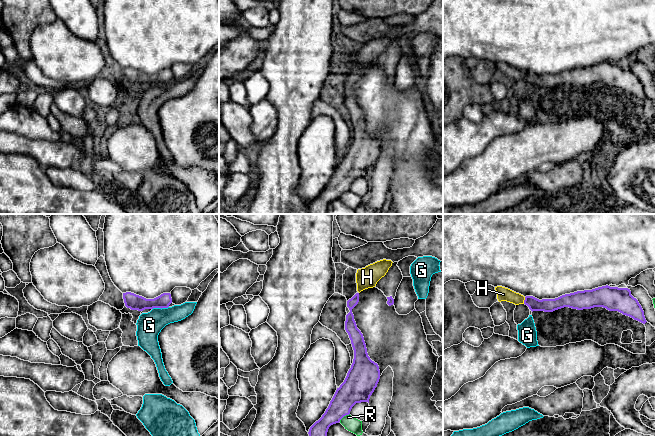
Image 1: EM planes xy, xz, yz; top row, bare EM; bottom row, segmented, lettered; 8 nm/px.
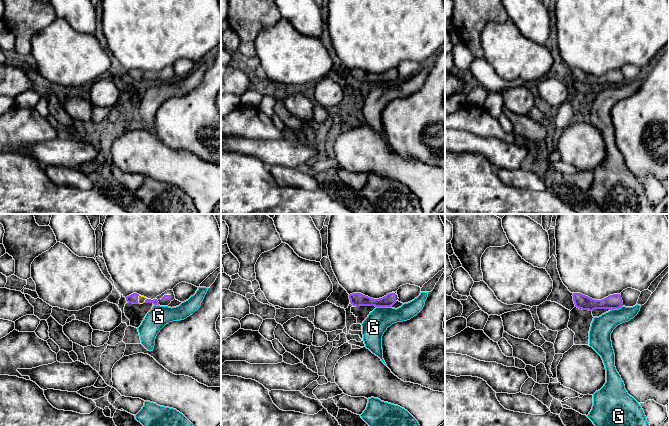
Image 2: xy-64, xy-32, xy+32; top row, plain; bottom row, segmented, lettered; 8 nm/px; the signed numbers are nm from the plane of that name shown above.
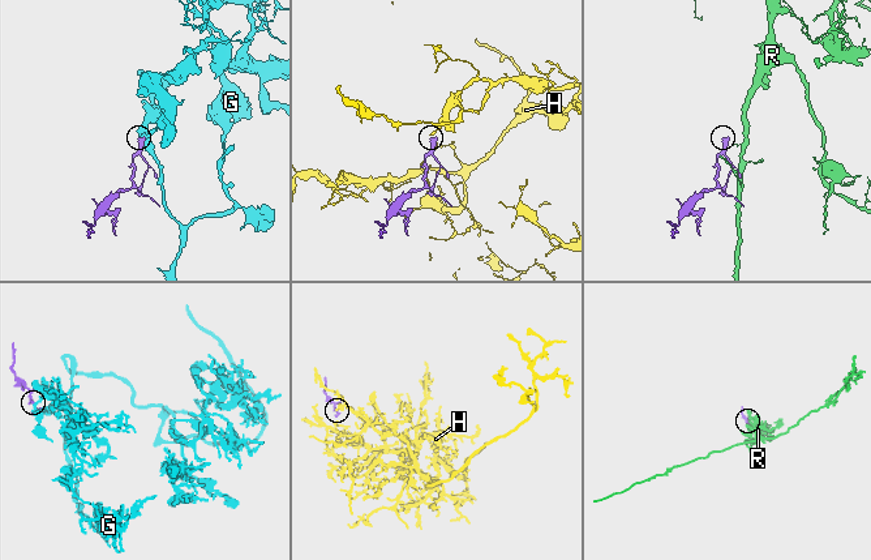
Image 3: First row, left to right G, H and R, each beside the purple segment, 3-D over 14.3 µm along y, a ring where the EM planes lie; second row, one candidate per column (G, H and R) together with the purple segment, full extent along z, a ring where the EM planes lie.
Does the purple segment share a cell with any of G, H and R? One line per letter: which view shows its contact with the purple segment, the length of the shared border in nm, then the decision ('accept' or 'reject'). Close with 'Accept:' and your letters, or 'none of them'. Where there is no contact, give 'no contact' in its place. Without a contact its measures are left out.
G: contact in xy; length 140 nm; reject
H: contact in yz; length 60 nm; accept
R: contact in xz; length 110 nm; reject
Accept: H

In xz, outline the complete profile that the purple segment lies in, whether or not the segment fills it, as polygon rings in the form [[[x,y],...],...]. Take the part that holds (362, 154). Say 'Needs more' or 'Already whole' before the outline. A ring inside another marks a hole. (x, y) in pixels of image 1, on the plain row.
Already whole. [[[359,69],[347,77],[350,88],[346,91],[345,106],[354,126],[354,135],[344,158],[337,164],[322,193],[309,205],[309,214],[327,214],[331,201],[350,190],[356,179],[368,178],[380,155],[377,139],[367,129],[363,110],[357,104],[352,85],[359,78]]]

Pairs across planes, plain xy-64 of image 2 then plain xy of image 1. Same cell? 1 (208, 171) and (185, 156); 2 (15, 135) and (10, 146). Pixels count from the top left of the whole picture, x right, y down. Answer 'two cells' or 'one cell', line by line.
1: two cells
2: two cells

